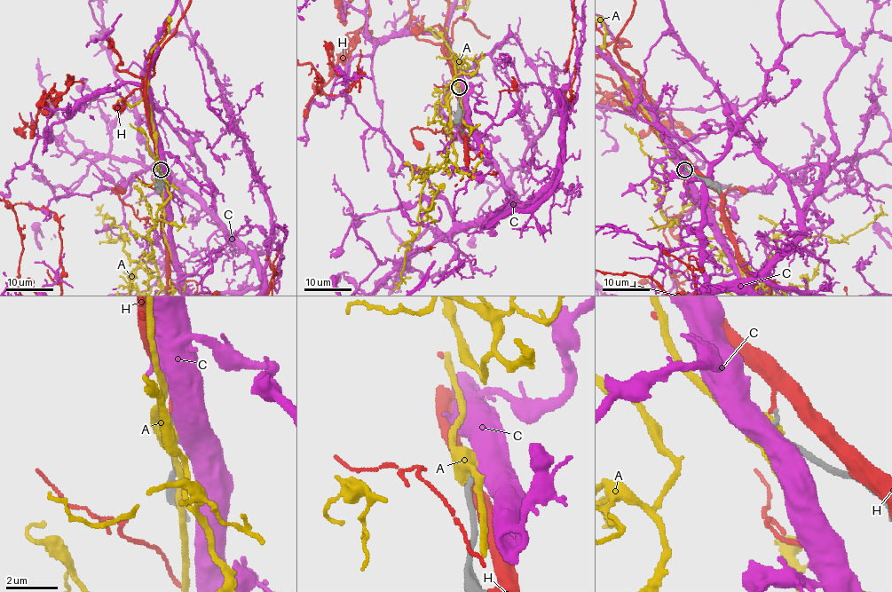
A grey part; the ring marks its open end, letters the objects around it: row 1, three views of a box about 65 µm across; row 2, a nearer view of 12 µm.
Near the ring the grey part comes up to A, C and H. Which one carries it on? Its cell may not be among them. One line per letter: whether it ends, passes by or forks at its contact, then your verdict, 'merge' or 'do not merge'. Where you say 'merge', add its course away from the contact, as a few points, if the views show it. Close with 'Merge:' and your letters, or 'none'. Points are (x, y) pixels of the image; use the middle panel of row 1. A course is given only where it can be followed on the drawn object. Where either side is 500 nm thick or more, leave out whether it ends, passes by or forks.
A: it passes by | do not merge
C: merge
H: it ends | do not merge
Merge: C

